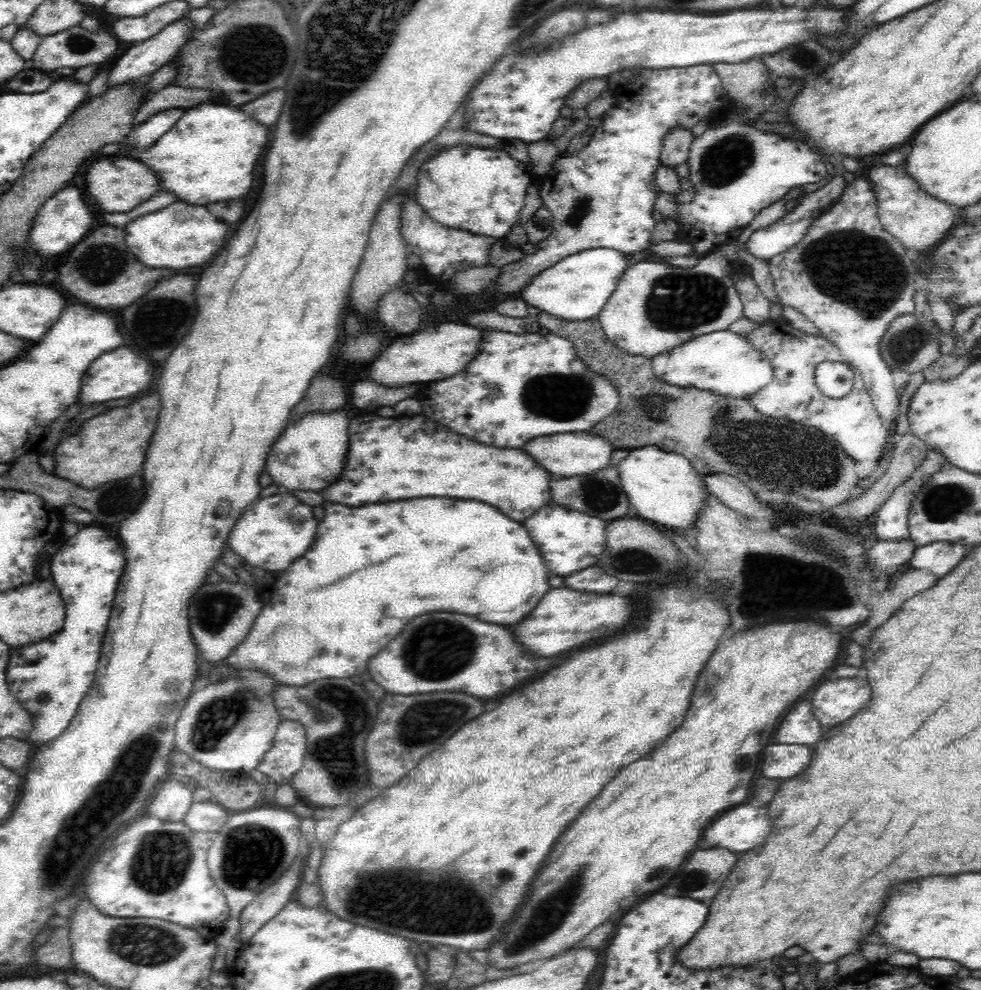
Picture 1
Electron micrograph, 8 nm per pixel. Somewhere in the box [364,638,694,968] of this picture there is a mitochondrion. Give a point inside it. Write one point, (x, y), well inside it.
(548, 914)

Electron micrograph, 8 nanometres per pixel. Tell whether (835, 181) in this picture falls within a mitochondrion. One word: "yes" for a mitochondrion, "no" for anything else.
no

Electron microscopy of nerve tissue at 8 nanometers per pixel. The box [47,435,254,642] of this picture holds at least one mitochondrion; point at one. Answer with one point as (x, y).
(214, 610)

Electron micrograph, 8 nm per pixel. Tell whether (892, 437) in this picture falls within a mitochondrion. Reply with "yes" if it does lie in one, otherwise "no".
no

